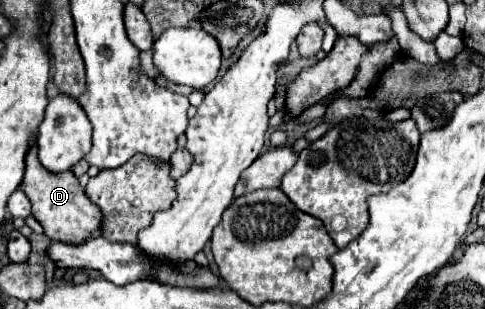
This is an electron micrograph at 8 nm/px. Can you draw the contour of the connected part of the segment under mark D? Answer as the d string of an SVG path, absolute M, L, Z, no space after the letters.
M33 142L27 158L25 158L25 176L19 186L33 206L33 216L43 226L45 234L55 242L67 242L67 244L81 244L89 238L93 230L101 226L101 210L87 198L85 190L79 186L79 180L71 170L67 172L49 172L43 168L37 160L37 144Z

